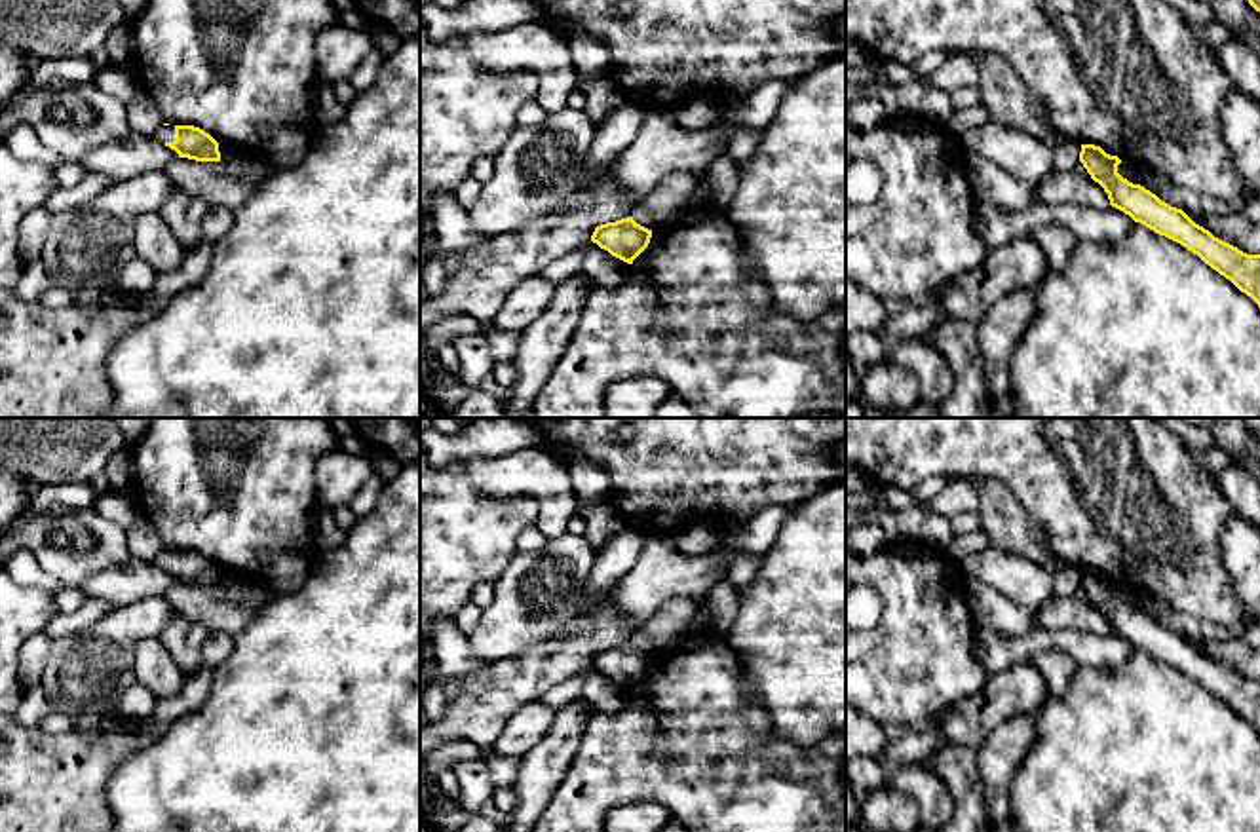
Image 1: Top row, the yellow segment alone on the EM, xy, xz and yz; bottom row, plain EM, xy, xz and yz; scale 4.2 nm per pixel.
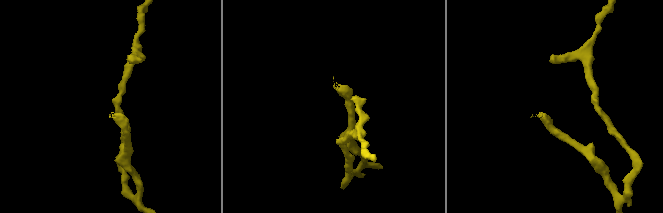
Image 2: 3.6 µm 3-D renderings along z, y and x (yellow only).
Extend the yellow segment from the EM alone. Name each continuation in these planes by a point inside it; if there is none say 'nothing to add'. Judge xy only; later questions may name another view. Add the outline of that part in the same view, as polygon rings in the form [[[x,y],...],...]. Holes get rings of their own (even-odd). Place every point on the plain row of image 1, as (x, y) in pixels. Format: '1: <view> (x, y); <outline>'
1: xy (166, 559); [[[162,551],[156,560],[152,562],[152,566],[165,570],[165,568],[173,568],[175,566],[175,551]]]

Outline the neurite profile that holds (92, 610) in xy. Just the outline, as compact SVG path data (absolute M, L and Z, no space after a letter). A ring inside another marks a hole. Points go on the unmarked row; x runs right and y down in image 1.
M86 596L84 604L72 614L57 614L44 629L49 638L61 638L74 633L86 633L93 623L114 612L116 608L93 598Z

